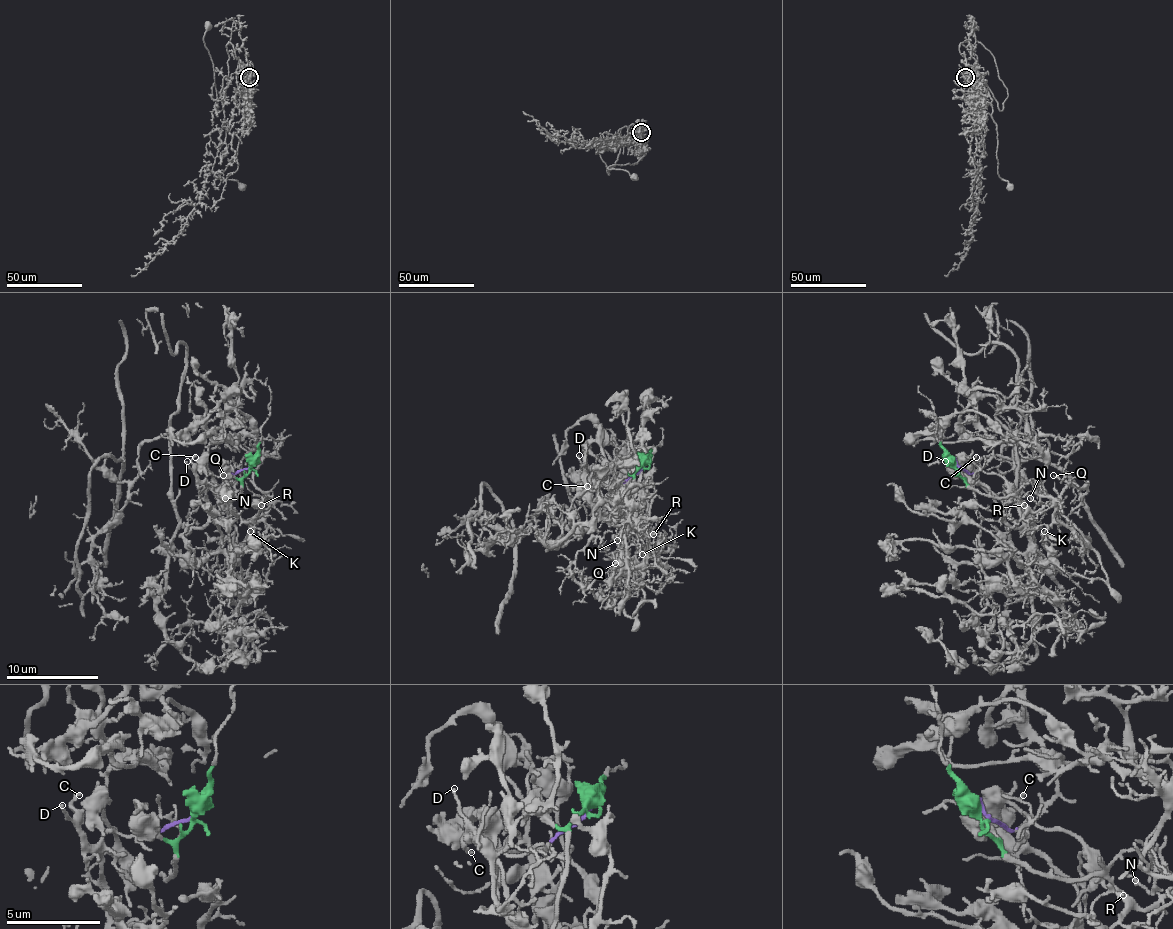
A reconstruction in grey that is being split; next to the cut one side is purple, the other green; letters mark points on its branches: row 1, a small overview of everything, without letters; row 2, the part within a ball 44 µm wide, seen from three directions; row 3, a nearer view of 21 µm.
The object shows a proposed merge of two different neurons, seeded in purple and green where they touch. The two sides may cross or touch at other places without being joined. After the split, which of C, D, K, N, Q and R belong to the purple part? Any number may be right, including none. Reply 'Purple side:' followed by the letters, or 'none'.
Purple side: C, D

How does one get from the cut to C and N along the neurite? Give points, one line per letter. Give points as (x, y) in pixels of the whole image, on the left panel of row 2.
C: (250, 463), (227, 474), (209, 474), (202, 481), (195, 474), (191, 461), (195, 456)
N: (250, 463), (250, 472), (236, 497), (234, 495), (232, 511), (225, 497)

